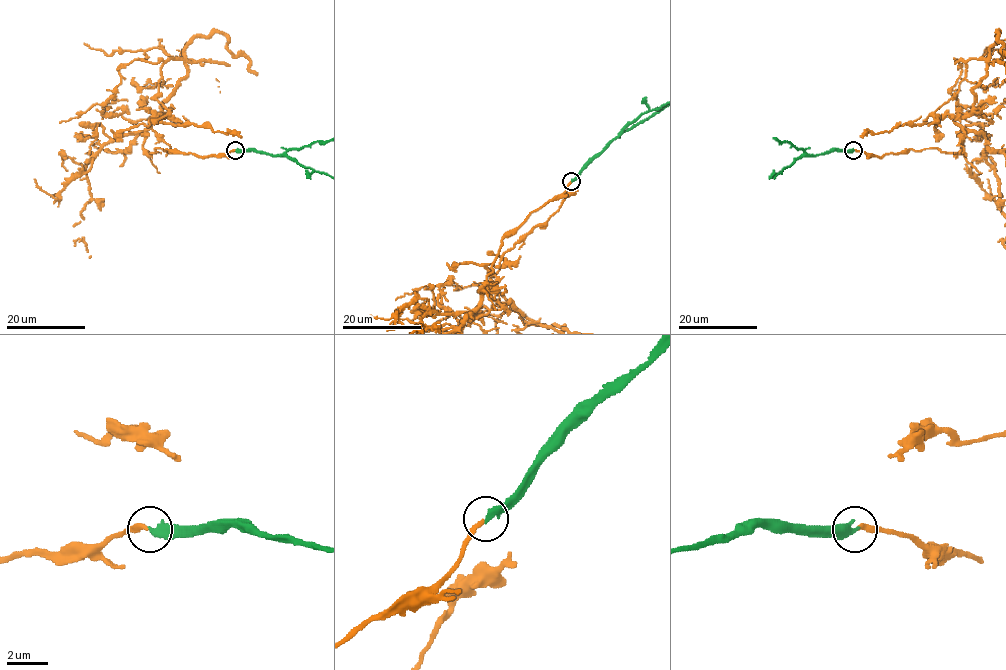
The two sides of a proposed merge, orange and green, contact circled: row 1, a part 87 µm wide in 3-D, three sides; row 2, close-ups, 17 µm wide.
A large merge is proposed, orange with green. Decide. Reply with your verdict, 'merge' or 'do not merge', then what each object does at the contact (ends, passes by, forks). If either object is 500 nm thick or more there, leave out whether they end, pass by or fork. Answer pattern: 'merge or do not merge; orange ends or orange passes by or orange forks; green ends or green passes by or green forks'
do not merge; orange ends; green ends

